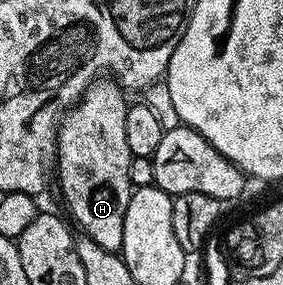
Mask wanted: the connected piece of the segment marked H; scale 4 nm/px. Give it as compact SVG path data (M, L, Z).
M115 80L93 82L79 102L60 119L60 131L56 137L56 166L58 174L60 170L60 190L64 193L64 202L68 205L69 212L72 213L71 221L78 227L79 233L90 236L94 244L117 252L122 251L122 224L126 224L126 208L134 189L130 180L133 156L130 144L126 144L126 112L130 102L124 97L125 91Z

